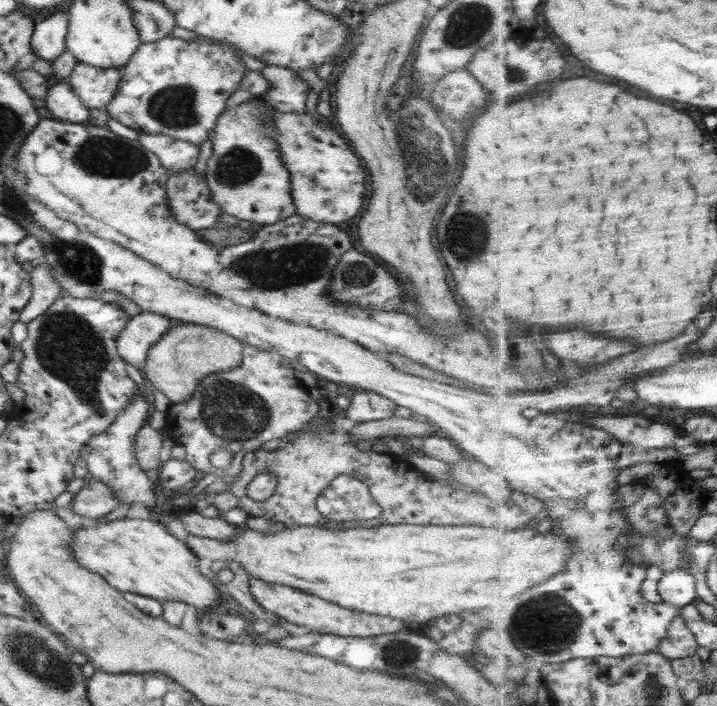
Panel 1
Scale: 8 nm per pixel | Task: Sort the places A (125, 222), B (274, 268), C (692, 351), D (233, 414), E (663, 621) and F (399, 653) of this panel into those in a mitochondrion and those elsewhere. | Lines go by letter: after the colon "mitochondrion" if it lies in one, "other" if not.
A: other
B: mitochondrion
C: other
D: mitochondrion
E: other
F: mitochondrion

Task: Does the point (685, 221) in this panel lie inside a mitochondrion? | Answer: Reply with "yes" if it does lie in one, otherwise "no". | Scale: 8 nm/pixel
no

